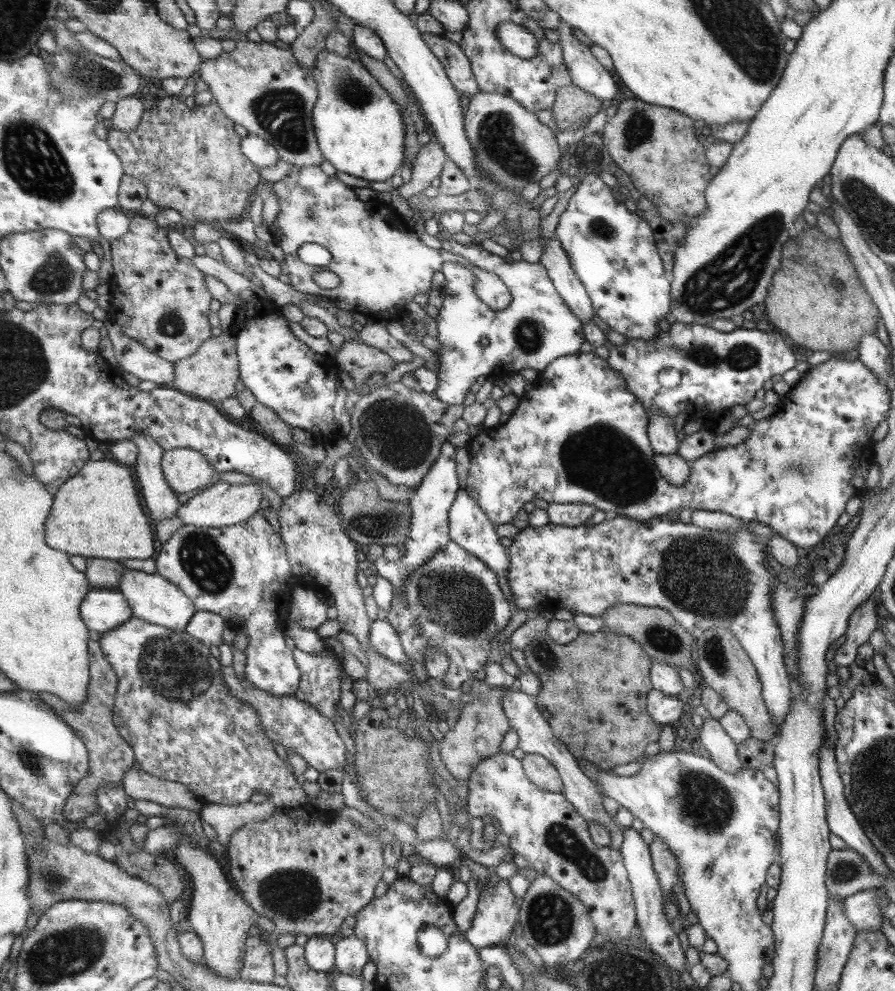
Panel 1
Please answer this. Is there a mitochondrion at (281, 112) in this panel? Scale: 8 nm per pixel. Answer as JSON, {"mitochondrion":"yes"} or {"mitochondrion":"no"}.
{"mitochondrion":"yes"}

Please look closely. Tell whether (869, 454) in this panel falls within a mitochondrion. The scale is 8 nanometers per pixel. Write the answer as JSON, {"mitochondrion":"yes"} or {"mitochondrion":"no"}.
{"mitochondrion":"no"}

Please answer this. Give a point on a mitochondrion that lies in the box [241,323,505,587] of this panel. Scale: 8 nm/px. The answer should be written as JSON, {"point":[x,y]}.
{"point":[397,432]}

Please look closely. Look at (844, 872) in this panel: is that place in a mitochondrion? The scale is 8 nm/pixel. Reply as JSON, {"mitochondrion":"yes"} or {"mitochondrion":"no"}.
{"mitochondrion":"yes"}

